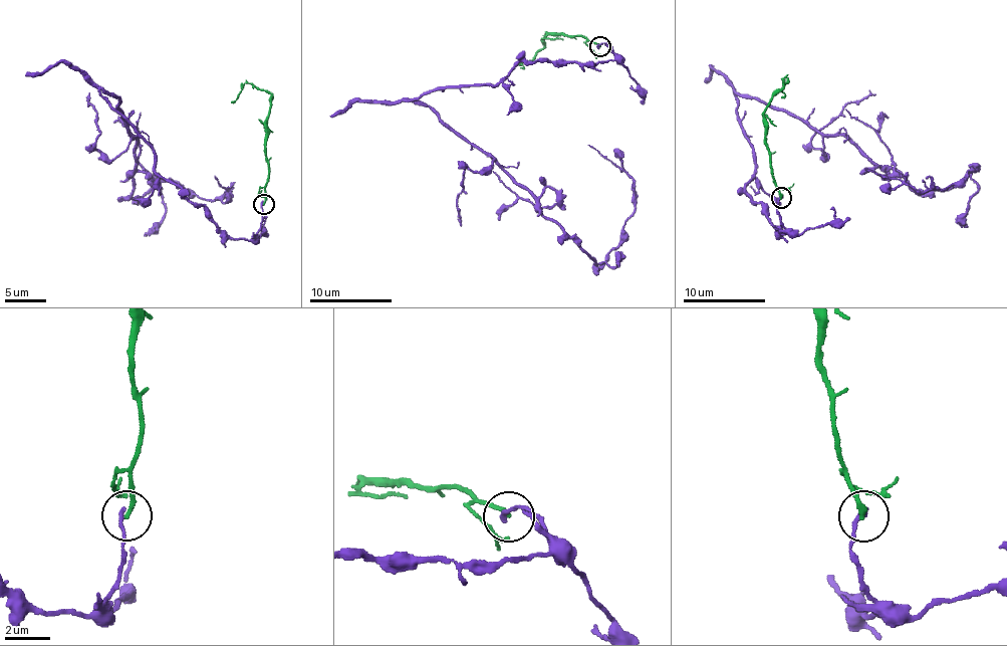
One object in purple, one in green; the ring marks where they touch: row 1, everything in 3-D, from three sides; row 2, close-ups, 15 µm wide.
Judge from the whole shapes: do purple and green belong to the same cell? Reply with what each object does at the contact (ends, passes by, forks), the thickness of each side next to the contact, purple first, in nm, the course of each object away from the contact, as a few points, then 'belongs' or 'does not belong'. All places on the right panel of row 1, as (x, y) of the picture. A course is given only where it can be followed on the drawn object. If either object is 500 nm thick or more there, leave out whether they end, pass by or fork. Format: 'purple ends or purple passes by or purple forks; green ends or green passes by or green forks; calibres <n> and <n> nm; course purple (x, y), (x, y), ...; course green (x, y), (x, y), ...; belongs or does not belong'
purple ends; green ends; calibres 180 and 200 nm; course purple (782, 196), (789, 233), (746, 189), (738, 98), (840, 134), (915, 189), (973, 172), (923, 192), (864, 168); course green (782, 198), (772, 174), (771, 153), (764, 143), (764, 110), (787, 78), (783, 80), (782, 97); does not belong

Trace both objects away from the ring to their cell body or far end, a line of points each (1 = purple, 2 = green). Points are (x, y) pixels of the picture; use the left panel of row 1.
1: (264, 202), (254, 235), (226, 237), (105, 96), (135, 137), (131, 195), (172, 181), (228, 199), (214, 175)
2: (264, 204), (269, 159), (266, 116), (271, 95), (250, 83), (243, 85), (231, 101)

